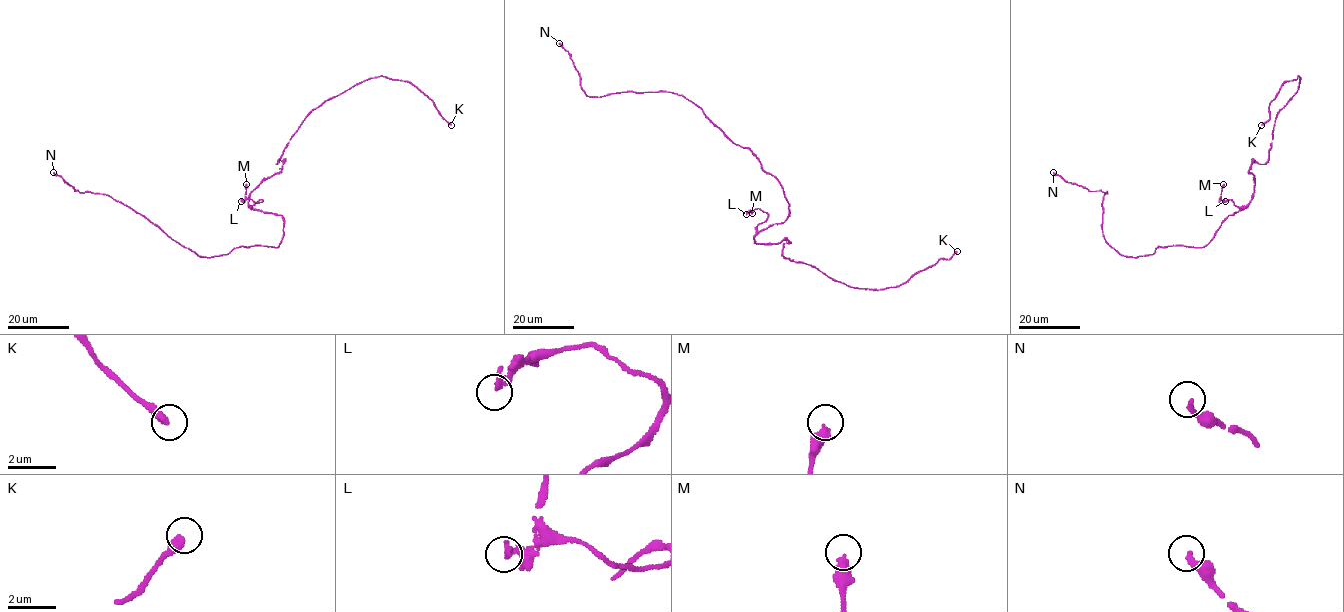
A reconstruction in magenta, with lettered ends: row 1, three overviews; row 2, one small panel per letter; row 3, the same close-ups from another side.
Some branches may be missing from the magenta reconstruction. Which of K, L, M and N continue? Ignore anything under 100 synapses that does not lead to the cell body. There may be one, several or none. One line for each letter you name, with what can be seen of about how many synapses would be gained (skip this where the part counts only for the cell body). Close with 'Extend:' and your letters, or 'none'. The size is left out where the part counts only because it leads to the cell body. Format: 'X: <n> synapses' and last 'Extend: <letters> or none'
K: 100 synapses
Extend: K

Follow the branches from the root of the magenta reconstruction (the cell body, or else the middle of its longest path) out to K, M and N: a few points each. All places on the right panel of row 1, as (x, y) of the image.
K: (1229, 215), (1251, 199), (1250, 166), (1268, 160), (1276, 115), (1296, 93), (1299, 76), (1281, 85), (1261, 125)
M: (1229, 215), (1242, 209), (1230, 200), (1219, 201), (1223, 184)
N: (1229, 215), (1203, 247), (1158, 246), (1126, 257), (1103, 234), (1107, 193), (1053, 172)

